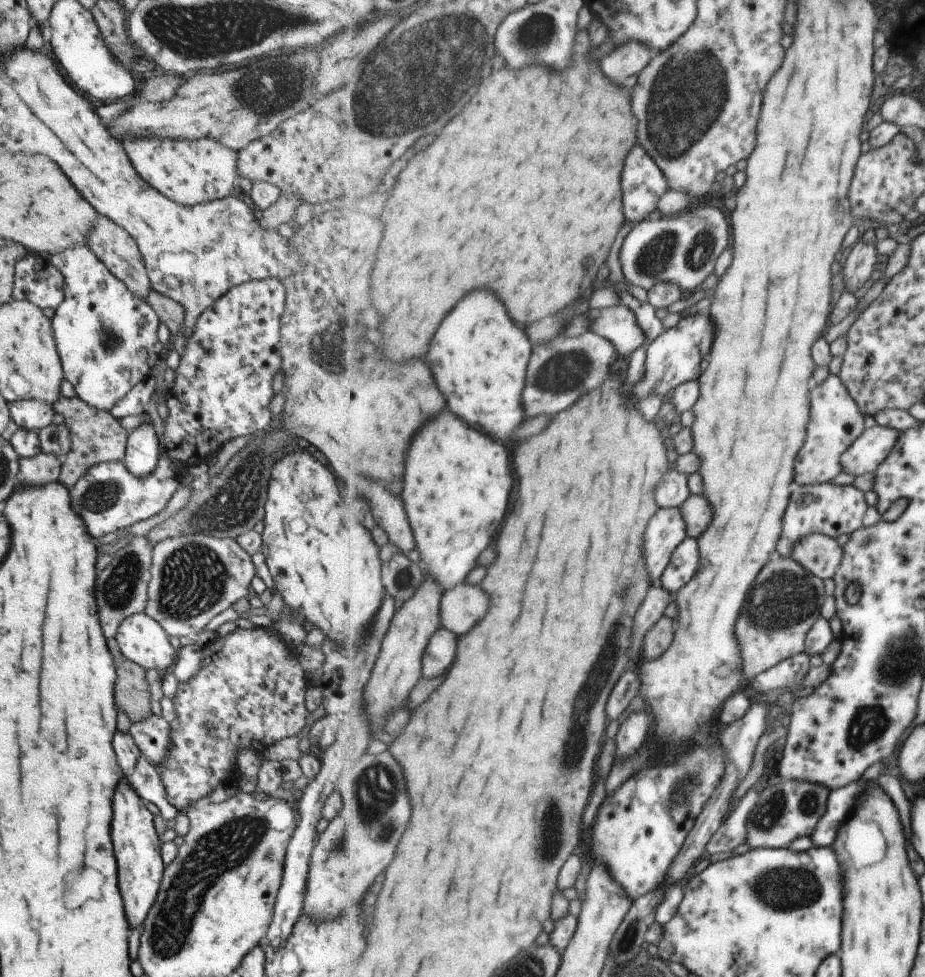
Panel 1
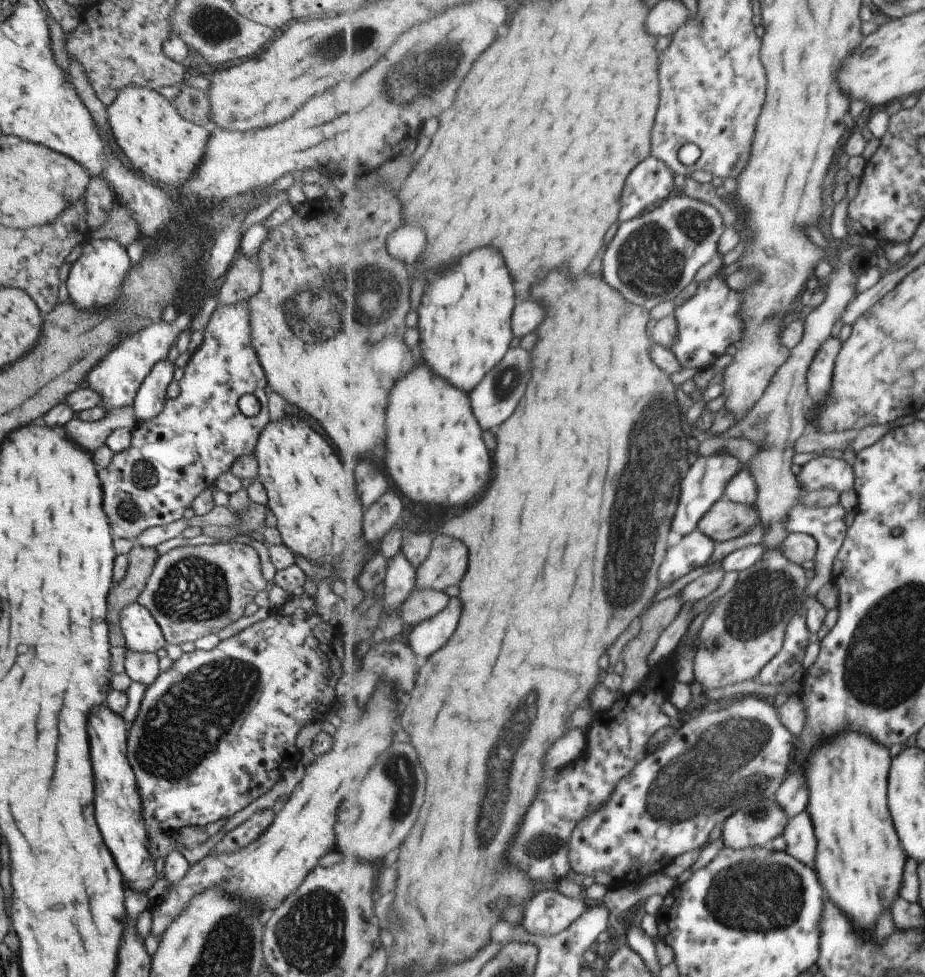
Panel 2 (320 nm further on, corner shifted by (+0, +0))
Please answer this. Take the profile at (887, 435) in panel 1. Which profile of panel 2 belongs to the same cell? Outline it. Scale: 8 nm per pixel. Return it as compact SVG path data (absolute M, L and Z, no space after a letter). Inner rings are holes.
M822 456L801 466L797 475L803 495L808 491L829 488L838 493L855 488L856 472L845 460Z

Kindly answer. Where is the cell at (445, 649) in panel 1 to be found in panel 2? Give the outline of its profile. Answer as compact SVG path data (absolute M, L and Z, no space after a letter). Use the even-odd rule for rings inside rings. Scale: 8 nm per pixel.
M450 598L449 606L446 606L438 615L420 622L412 628L409 635L409 645L415 654L431 656L437 650L441 650L453 632L457 630L463 604L459 598Z

